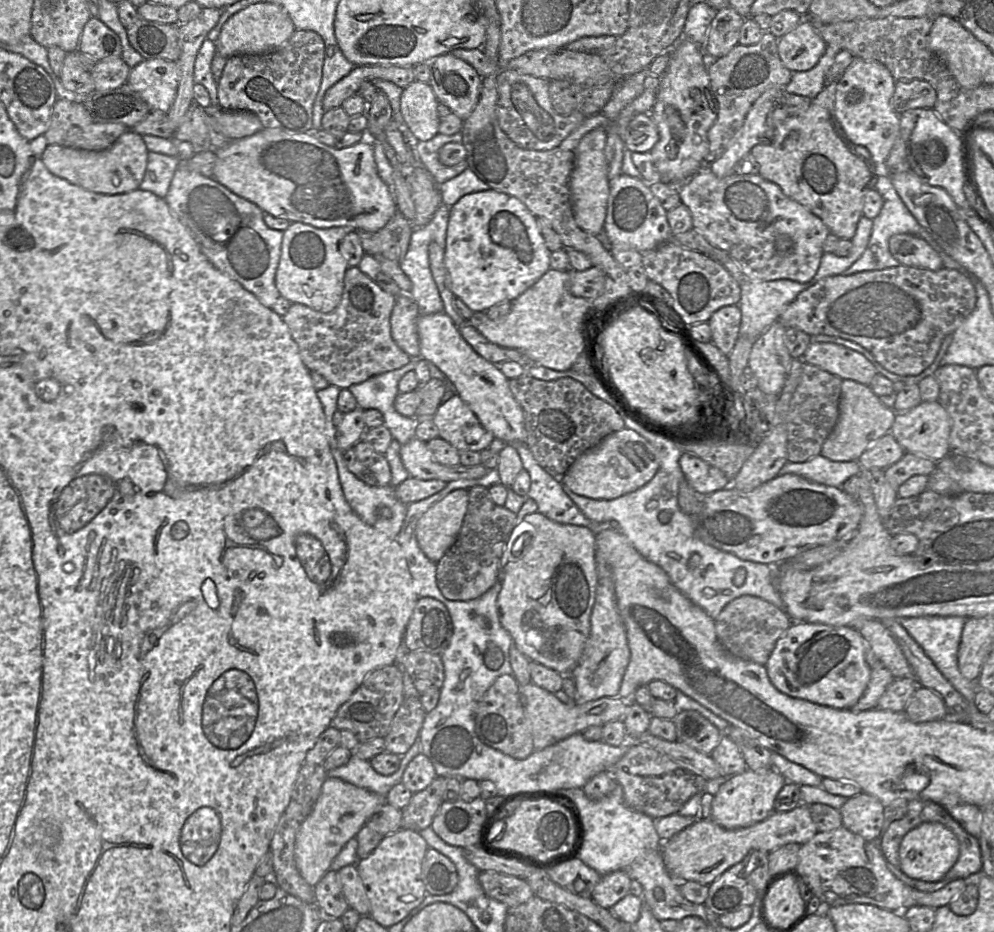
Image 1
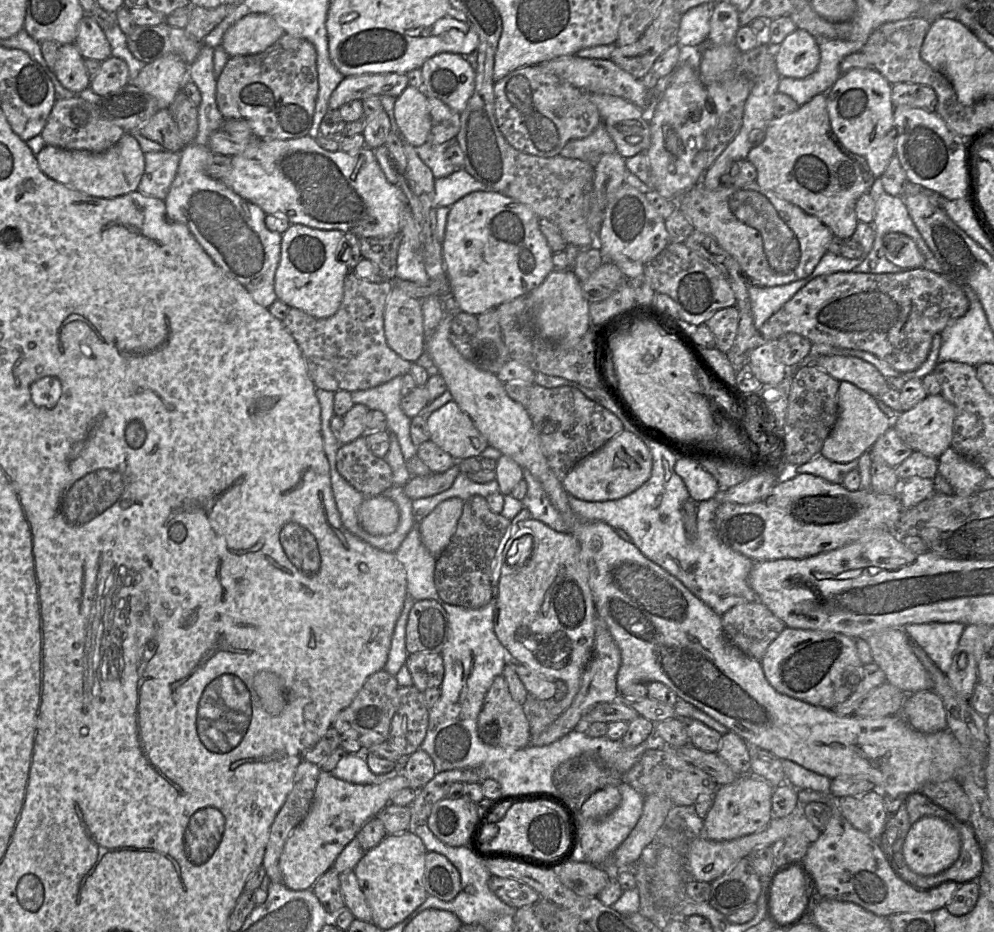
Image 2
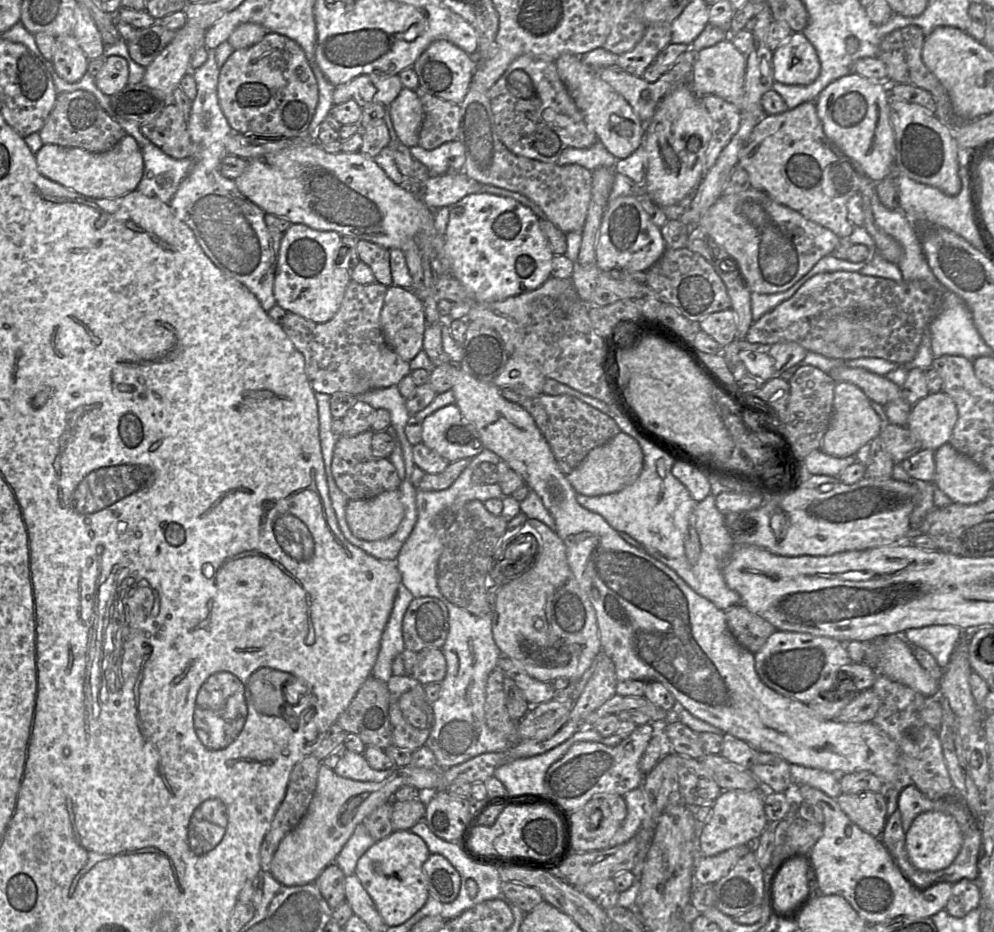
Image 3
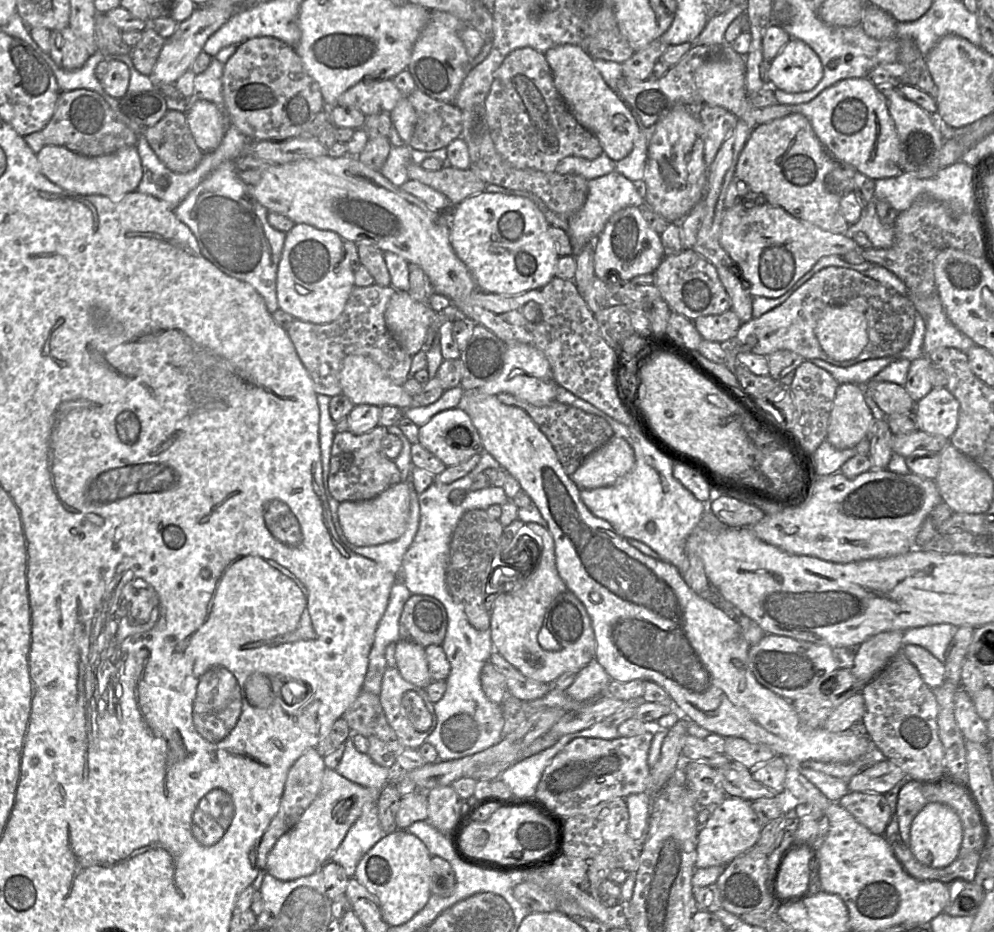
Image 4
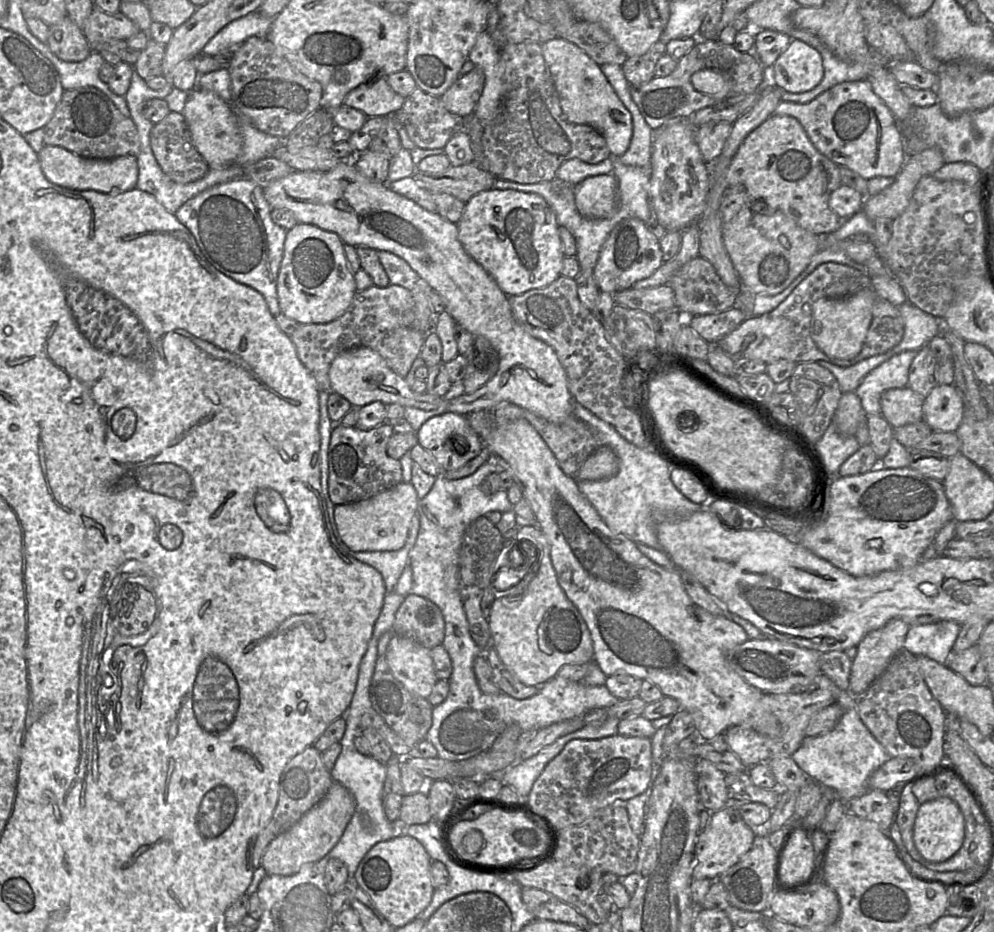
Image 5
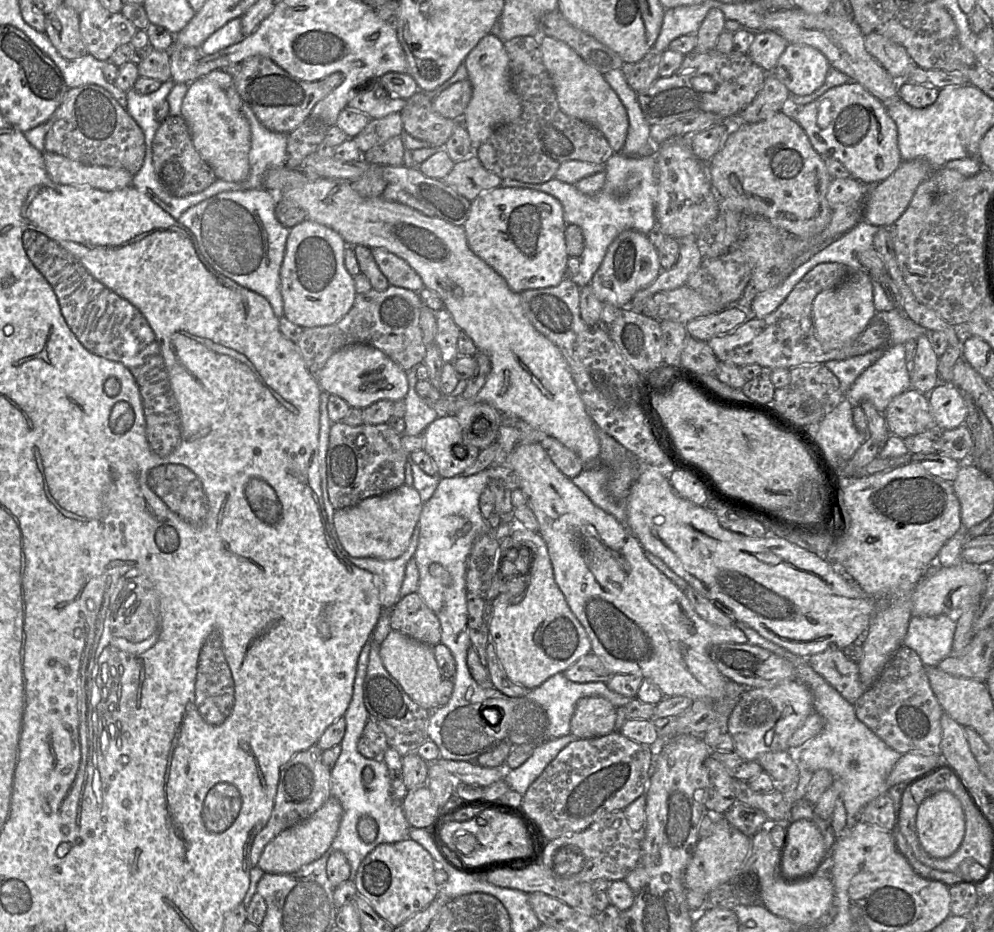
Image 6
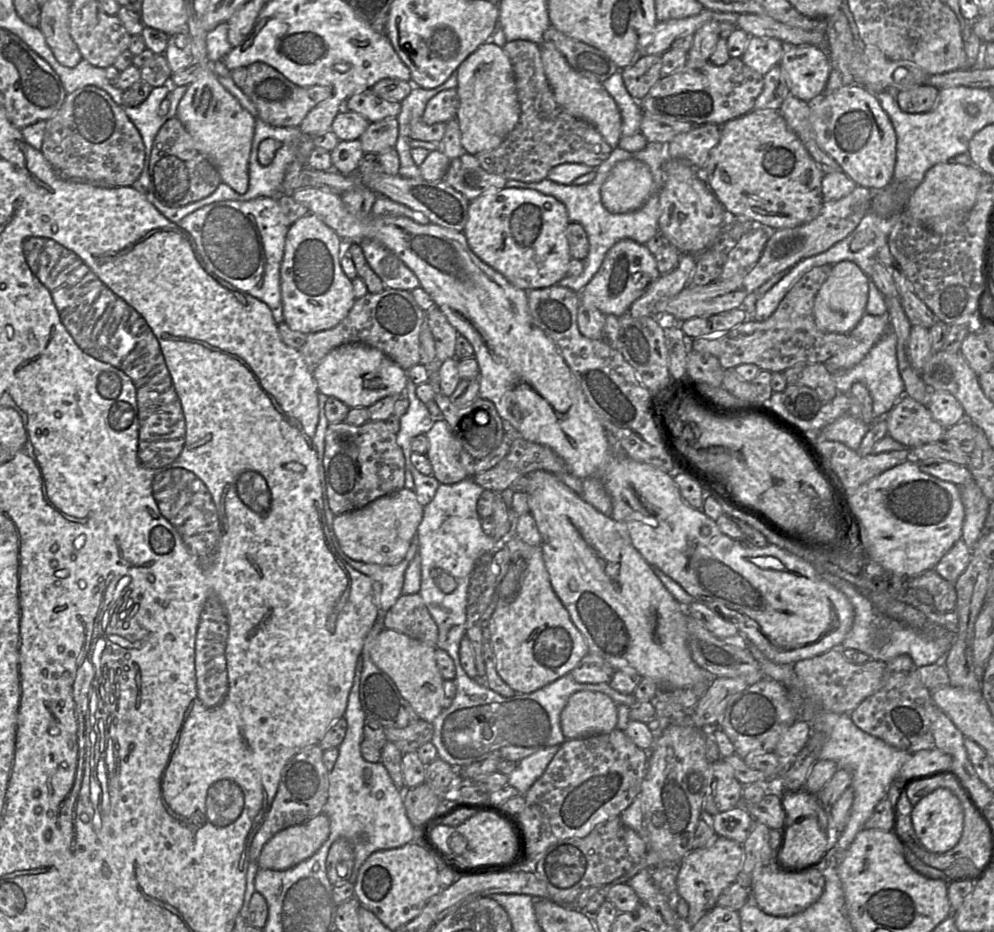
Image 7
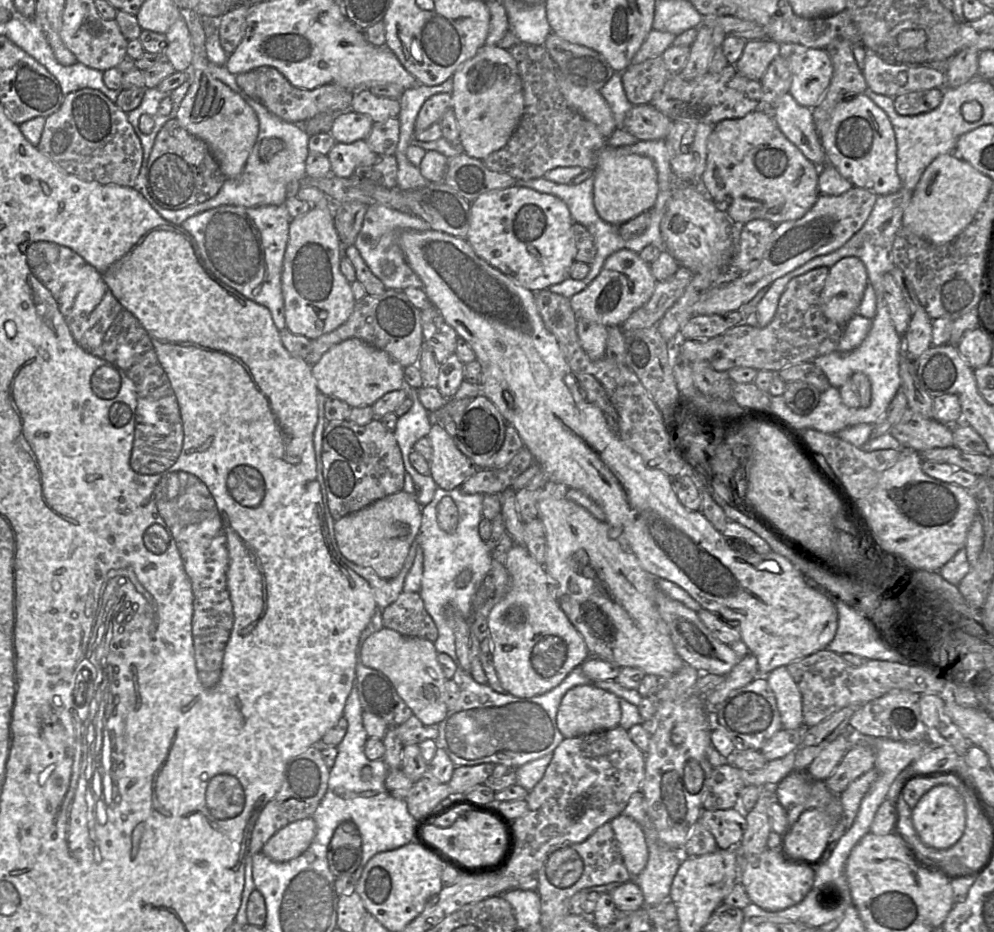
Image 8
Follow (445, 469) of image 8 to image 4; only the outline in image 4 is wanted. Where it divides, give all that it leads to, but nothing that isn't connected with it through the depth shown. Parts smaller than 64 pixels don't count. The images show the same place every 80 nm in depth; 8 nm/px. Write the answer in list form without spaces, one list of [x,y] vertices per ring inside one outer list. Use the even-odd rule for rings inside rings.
[[[461,408],[438,412],[419,427],[419,443],[446,467],[481,455],[484,447],[469,415]]]

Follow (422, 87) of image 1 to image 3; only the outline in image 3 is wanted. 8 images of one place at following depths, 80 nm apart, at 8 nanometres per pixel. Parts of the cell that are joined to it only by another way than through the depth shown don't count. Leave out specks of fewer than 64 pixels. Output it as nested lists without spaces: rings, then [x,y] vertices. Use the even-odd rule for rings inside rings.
[[[403,87],[389,112],[398,140],[409,148],[418,146],[424,110],[416,91]]]

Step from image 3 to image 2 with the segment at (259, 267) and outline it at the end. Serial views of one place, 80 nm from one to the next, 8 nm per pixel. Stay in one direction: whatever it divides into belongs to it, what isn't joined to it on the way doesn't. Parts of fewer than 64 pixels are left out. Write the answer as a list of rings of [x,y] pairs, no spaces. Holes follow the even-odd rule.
[[[202,44],[197,59],[188,69],[187,78],[196,84],[202,97],[198,106],[198,133],[195,140],[187,144],[180,152],[177,173],[164,200],[166,213],[171,221],[186,225],[205,252],[225,274],[237,280],[258,304],[268,308],[278,299],[274,290],[274,278],[280,261],[282,234],[270,231],[266,227],[267,214],[259,206],[239,196],[222,180],[213,179],[206,173],[207,161],[212,154],[209,148],[210,136],[221,129],[225,121],[216,101],[217,78],[214,75],[213,55],[214,49]]]

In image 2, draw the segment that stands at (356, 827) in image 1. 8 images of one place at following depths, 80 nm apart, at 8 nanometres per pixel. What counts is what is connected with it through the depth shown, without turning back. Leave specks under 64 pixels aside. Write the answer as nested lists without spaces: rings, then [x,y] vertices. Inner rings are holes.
[[[321,769],[311,808],[286,840],[280,856],[283,884],[291,890],[311,889],[318,878],[333,867],[338,855],[356,837],[364,824],[386,807],[396,792],[406,787],[409,787],[409,782],[403,774],[381,783],[361,785],[338,779],[330,772]]]

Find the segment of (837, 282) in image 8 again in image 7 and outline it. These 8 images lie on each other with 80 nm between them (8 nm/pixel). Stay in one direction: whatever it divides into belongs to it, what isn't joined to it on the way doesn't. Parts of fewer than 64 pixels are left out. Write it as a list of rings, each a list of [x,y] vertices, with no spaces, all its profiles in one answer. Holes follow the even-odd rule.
[[[853,262],[832,265],[831,273],[819,289],[813,305],[817,327],[827,333],[848,334],[865,314],[869,295],[869,277]]]

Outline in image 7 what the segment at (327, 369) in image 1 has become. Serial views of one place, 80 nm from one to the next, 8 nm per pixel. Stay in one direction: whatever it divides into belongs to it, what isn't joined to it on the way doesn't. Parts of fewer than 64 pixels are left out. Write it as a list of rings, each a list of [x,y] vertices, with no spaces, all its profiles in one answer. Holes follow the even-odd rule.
[[[385,288],[378,293],[367,292],[364,296],[355,300],[348,315],[335,327],[307,334],[306,342],[299,349],[299,352],[303,355],[311,373],[313,373],[320,361],[332,349],[346,343],[360,342],[377,348],[406,371],[420,363],[420,330],[425,319],[426,312],[418,306],[408,290]]]

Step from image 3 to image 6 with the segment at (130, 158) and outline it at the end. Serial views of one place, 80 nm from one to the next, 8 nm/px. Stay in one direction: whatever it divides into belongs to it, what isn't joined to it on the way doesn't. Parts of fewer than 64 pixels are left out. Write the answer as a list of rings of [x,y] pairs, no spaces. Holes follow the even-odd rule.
[[[43,151],[42,154],[46,171],[54,183],[103,191],[113,191],[132,184],[133,175],[125,169],[88,166],[55,153]]]

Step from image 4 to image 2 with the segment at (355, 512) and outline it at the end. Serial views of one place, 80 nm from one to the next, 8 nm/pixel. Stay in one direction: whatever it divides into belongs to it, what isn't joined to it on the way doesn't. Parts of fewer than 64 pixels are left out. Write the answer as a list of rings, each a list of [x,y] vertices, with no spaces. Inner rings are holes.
[[[377,495],[363,500],[357,518],[362,528],[369,534],[384,536],[396,530],[400,514],[392,500]]]

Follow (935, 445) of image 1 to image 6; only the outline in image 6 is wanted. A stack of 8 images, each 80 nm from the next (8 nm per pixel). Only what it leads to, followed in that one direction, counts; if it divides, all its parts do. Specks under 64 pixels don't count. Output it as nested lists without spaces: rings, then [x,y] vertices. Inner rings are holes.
[[[939,382],[927,395],[938,430],[950,430],[964,424],[967,407],[964,394],[951,383]]]

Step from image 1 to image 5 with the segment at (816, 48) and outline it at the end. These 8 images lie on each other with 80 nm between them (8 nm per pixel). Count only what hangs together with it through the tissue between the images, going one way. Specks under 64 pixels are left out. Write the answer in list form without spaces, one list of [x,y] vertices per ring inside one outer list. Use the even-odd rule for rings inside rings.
[[[792,39],[771,67],[770,77],[773,85],[786,92],[808,92],[824,77],[822,56],[803,41]]]

